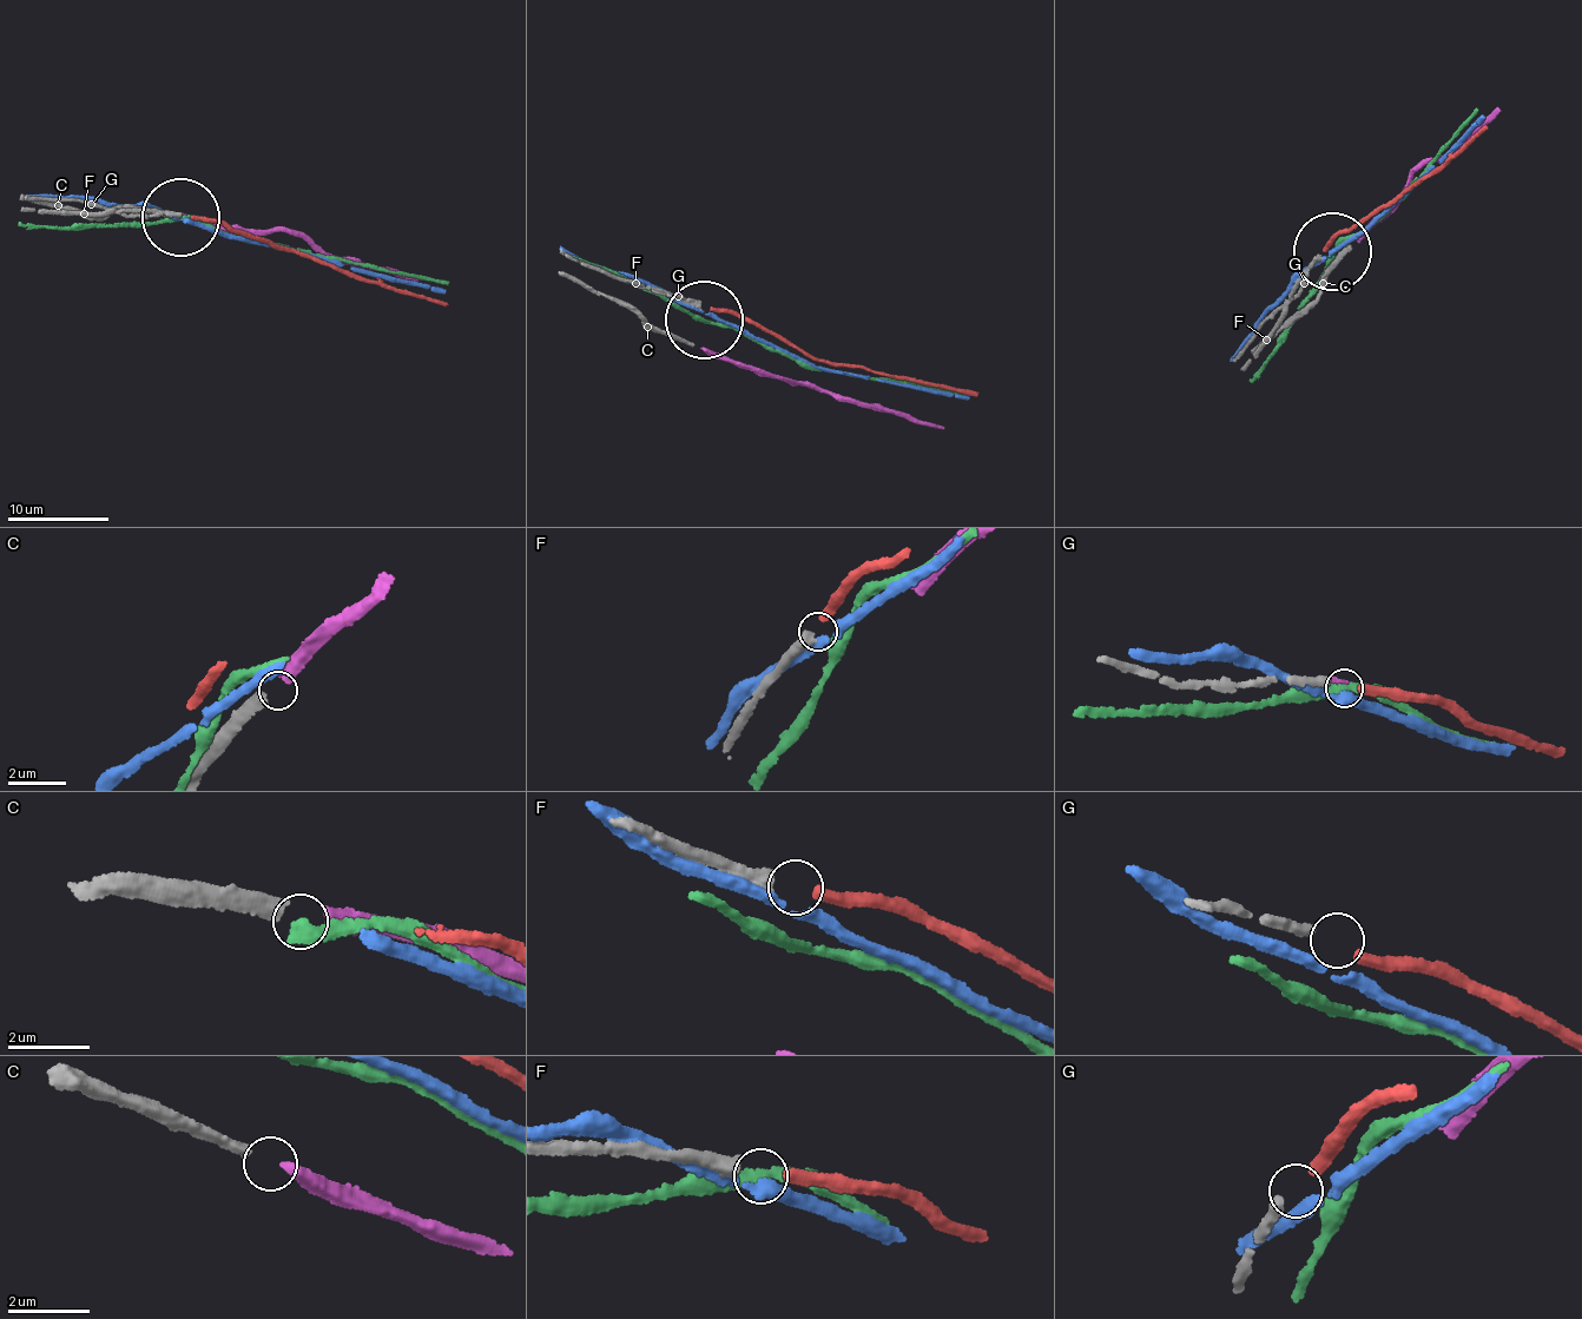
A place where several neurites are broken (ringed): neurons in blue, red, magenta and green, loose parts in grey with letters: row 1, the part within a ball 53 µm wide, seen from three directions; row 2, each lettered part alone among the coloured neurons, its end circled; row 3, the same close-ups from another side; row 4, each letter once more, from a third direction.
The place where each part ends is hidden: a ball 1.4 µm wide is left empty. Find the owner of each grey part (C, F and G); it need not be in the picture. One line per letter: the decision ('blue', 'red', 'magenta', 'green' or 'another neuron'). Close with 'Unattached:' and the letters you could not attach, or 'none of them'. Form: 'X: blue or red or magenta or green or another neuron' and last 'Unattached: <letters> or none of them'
C: magenta
F: red
G: another neuron
Unattached: G

